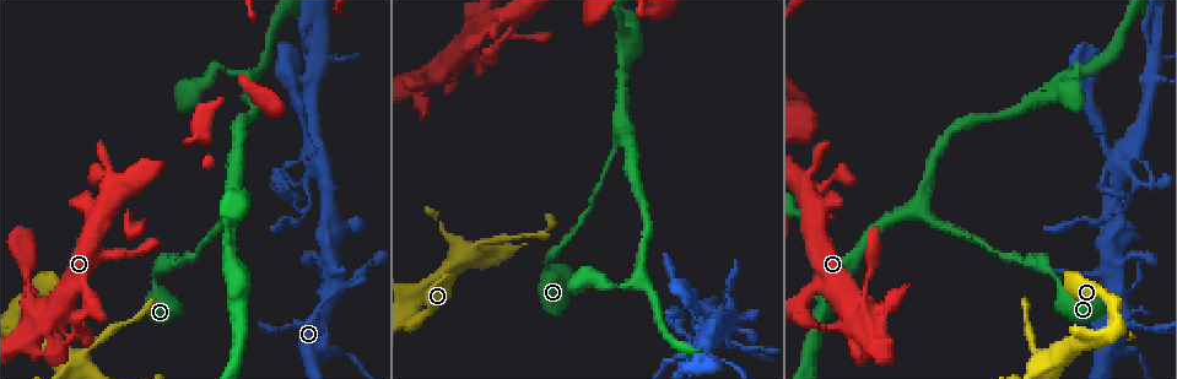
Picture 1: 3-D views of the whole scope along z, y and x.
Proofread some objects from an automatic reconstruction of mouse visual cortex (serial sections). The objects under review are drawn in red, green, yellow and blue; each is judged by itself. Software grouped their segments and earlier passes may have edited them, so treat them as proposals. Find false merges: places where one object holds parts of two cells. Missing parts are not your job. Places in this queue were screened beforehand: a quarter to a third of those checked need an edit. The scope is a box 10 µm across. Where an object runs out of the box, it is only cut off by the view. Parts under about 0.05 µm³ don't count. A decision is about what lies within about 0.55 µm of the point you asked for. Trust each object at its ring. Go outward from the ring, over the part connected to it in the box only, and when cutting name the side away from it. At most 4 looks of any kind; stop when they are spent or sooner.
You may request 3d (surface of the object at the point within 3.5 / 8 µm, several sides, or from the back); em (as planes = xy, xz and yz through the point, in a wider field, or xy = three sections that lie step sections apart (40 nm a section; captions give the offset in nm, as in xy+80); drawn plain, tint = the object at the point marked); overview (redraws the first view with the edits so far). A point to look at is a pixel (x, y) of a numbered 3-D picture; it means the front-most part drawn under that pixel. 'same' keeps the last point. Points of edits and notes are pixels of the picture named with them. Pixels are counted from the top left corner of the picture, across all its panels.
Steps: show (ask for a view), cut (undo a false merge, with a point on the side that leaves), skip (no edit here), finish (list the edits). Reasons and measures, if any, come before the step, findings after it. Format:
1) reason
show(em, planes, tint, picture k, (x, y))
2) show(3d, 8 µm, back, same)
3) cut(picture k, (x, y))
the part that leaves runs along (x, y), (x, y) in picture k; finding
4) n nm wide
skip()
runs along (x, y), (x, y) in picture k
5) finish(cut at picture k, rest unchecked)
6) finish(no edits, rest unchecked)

four arms meet
show(3d, 3.5 µm, picture 1, (81, 355))

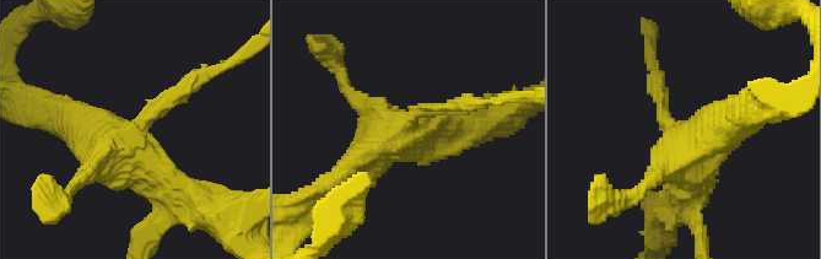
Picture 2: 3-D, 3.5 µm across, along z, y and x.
4 arms; arms of 150, 200, 350, 450 nm
show(em, xy, step 3, tint, picture 2, (133, 131))

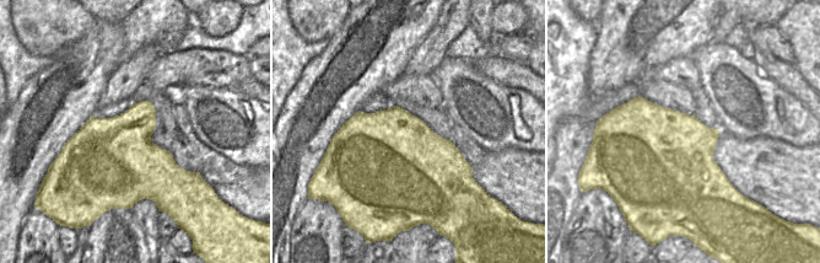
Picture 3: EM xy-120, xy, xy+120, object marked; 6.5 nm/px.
cut(picture 2, (194, 82))
the part that leaves runs along (162, 106), (252, 46) in picture 2; two cells meet here

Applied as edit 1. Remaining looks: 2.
abrupt turn
show(3d, 8 µm, picture 1, (1131, 195))

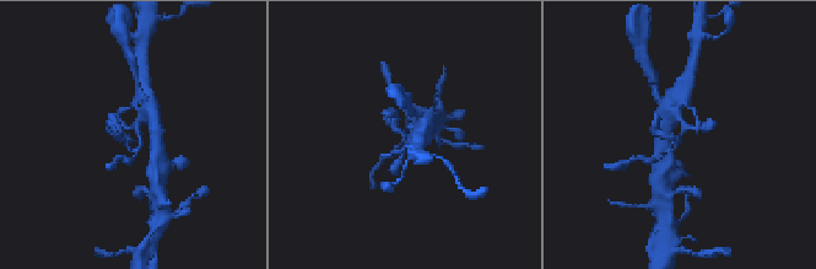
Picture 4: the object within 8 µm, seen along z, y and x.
now the EM
show(em, planes, tint, same)

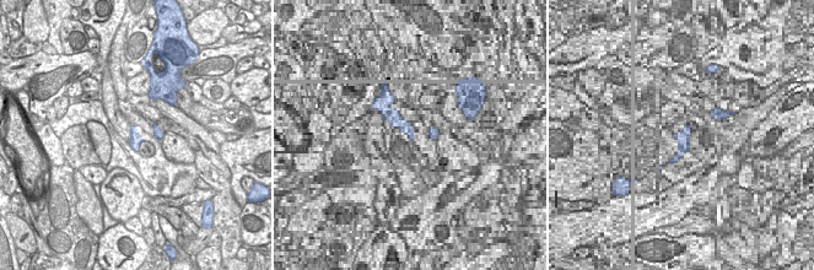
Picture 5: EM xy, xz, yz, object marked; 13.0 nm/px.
cut(picture 4, (676, 139))
two cells meet here

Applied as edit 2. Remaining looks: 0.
finish(cut at picture 2, cut at picture 4, rest unchecked)

